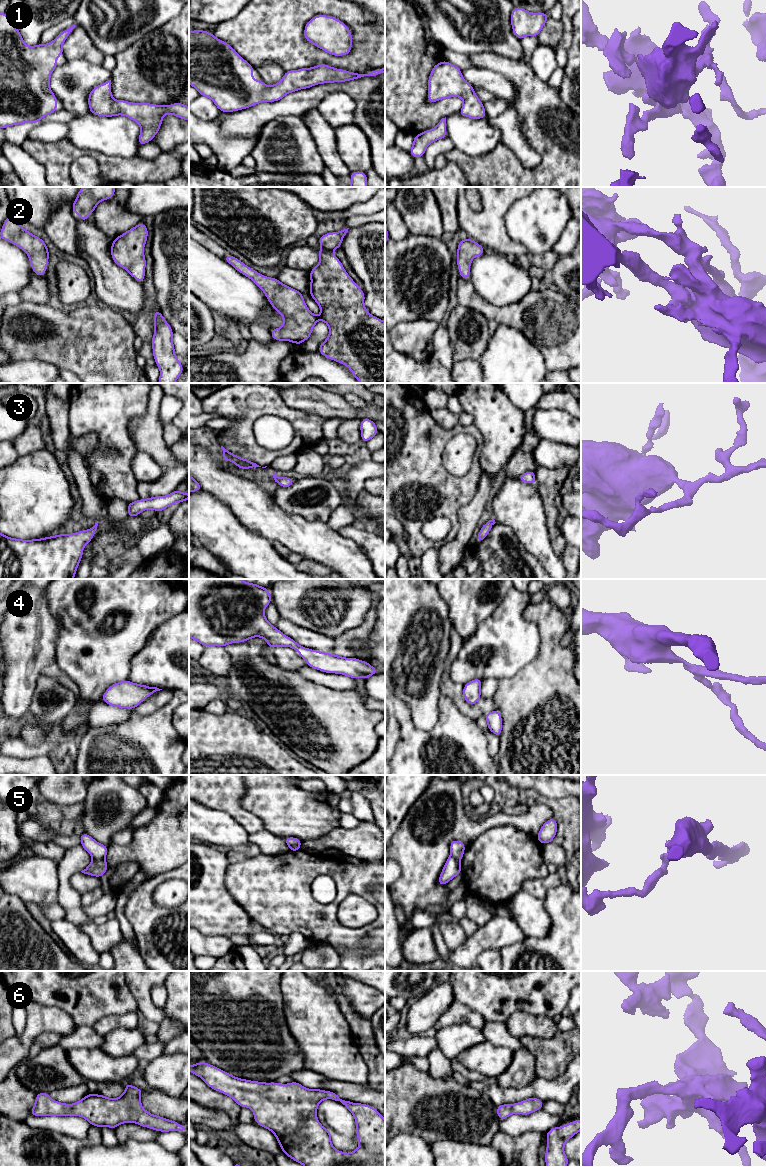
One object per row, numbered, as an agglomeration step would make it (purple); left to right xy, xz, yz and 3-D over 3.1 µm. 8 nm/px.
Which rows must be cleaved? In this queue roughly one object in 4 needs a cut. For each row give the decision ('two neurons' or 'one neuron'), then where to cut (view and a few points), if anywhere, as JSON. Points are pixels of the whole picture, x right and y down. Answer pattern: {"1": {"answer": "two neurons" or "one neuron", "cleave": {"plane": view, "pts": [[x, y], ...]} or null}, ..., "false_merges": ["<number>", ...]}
{"1": {"answer": "one neuron", "cleave": null}, "2": {"answer": "one neuron", "cleave": null}, "3": {"answer": "one neuron", "cleave": null}, "4": {"answer": "one neuron", "cleave": null}, "5": {"answer": "two neurons", "cleave": {"plane": "xy", "pts": [[92, 858], [104, 859]]}}, "6": {"answer": "one neuron", "cleave": null}, "false_merges": ["5"]}

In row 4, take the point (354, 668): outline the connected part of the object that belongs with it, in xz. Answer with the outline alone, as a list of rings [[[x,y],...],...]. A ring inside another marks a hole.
[[[189,579],[189,638],[204,647],[212,645],[225,647],[231,643],[261,637],[270,649],[286,646],[297,650],[298,655],[306,661],[309,667],[324,673],[342,674],[352,679],[363,678],[364,680],[379,673],[367,661],[341,657],[299,645],[266,619],[264,611],[271,601],[271,594],[266,587],[241,579]]]

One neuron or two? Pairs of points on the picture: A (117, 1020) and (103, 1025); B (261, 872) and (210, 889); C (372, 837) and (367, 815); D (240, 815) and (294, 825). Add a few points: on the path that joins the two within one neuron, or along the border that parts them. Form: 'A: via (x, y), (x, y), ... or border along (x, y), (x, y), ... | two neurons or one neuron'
A: via (114, 1022), (106, 1025) | one neuron
B: border along (229, 862), (226, 868), (225, 888), (238, 904) | two neurons
C: border along (360, 820), (374, 823) | two neurons
D: border along (241, 805), (253, 812), (261, 820), (264, 828) | two neurons

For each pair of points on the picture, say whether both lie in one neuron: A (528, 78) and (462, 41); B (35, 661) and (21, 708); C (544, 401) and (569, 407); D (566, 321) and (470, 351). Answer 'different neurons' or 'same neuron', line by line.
A: different neurons
B: same neuron
C: same neuron
D: different neurons

